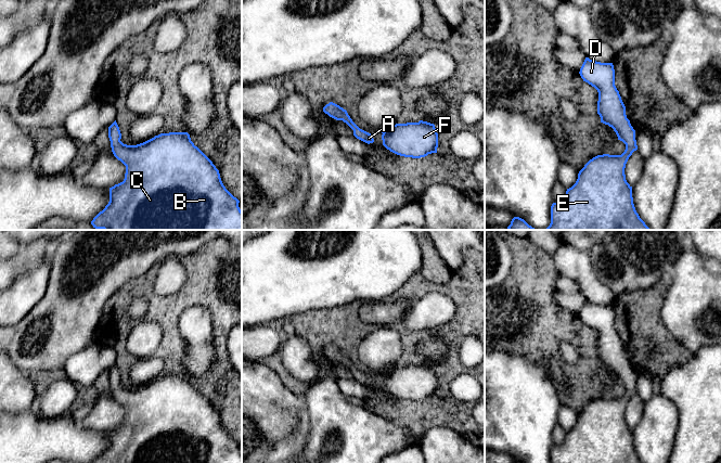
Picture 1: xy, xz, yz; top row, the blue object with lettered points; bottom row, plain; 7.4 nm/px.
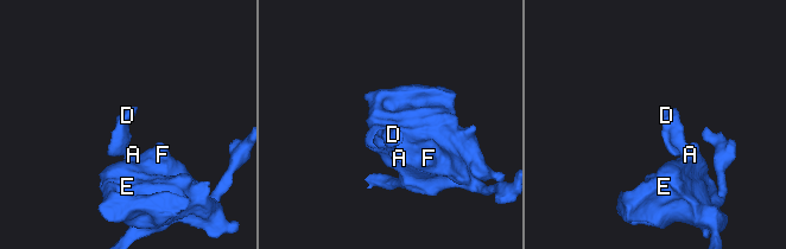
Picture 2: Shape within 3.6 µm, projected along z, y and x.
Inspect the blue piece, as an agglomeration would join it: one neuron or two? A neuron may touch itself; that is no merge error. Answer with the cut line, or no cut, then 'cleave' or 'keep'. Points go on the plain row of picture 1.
no cut | keep

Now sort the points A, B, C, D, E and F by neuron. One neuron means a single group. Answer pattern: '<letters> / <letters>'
A B C D E F

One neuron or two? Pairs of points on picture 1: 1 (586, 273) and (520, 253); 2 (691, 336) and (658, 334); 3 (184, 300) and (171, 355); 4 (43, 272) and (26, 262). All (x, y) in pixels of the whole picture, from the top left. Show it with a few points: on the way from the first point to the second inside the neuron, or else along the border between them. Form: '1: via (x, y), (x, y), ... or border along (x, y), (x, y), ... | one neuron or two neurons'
1: border along (552, 257), (553, 264), (561, 275) | two neurons
2: border along (659, 313), (665, 328), (692, 352) | two neurons
3: via (171, 313), (171, 342) | one neuron
4: border along (50, 259), (23, 272), (13, 282) | two neurons

